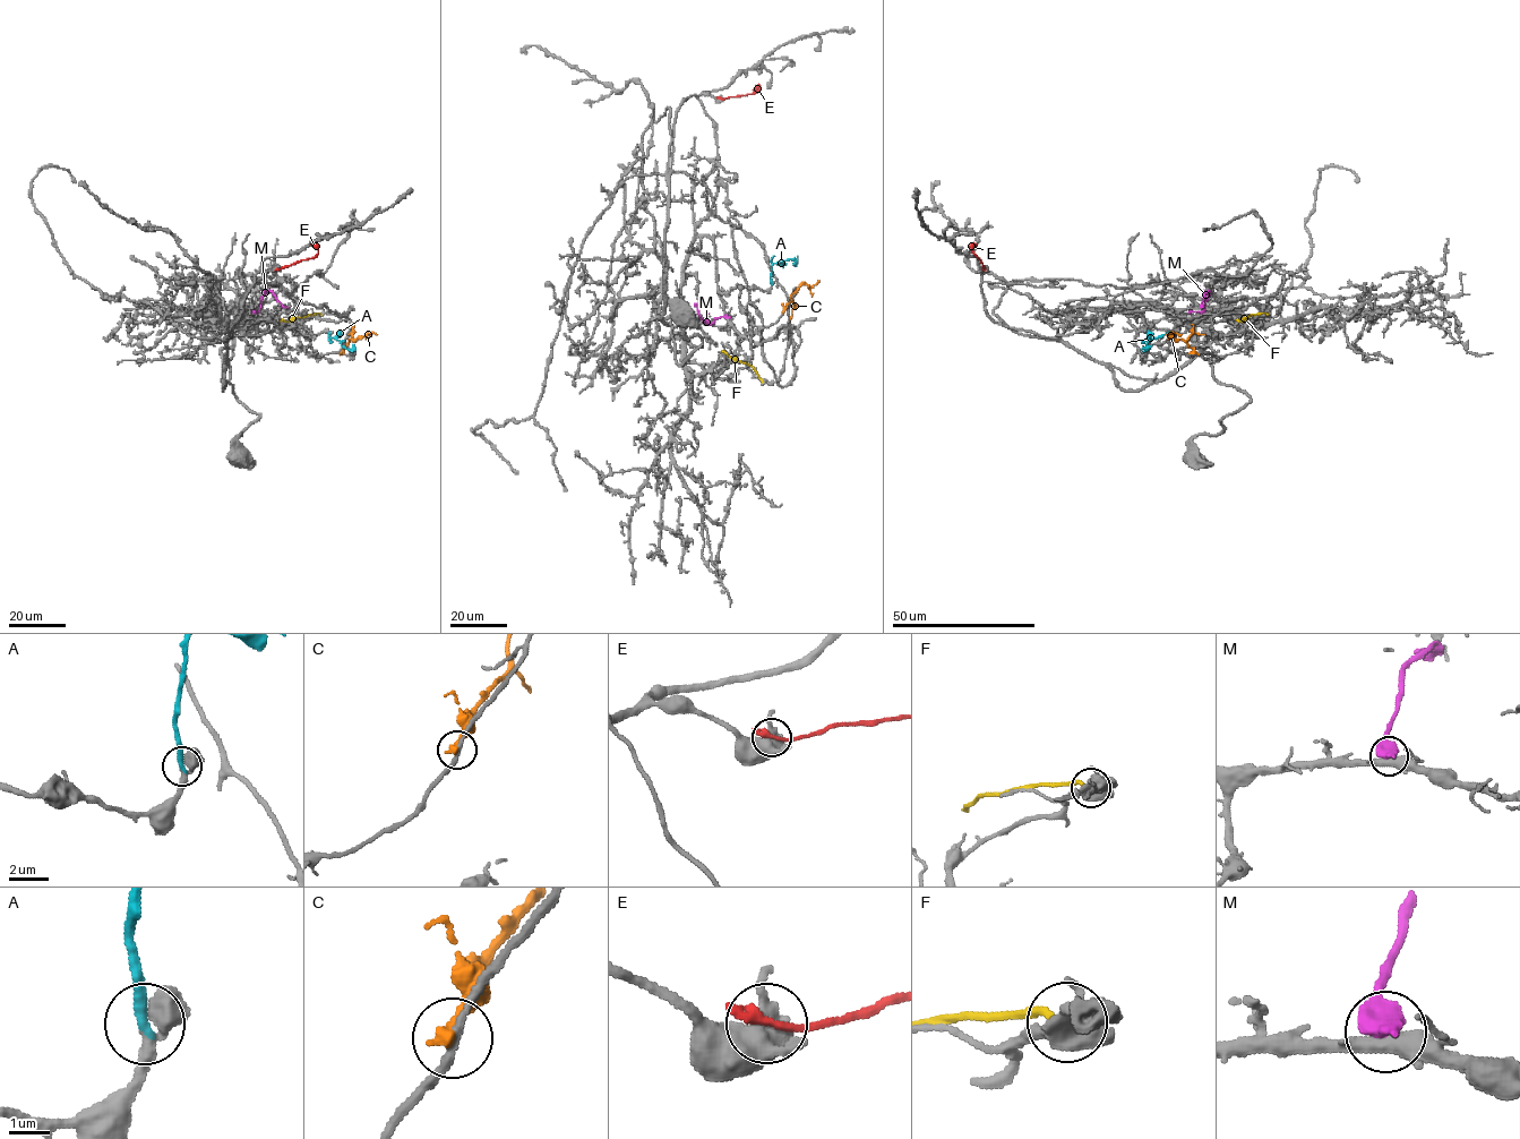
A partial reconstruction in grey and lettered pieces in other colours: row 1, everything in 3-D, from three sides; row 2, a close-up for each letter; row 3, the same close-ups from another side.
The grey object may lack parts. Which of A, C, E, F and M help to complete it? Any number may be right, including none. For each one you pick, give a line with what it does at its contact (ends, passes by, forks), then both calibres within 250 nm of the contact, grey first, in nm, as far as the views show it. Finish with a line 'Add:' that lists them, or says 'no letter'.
A: it ends there; 700 nm thick on the grey side, 320 nm on the other
Add: A

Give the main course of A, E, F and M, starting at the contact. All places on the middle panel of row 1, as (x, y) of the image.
A: (771, 283), (773, 264), (790, 259), (795, 260), (795, 266)
E: (720, 99), (755, 93), (761, 86), (753, 90)
F: (762, 380), (750, 366), (722, 352)
M: (726, 316), (704, 322), (694, 303)

